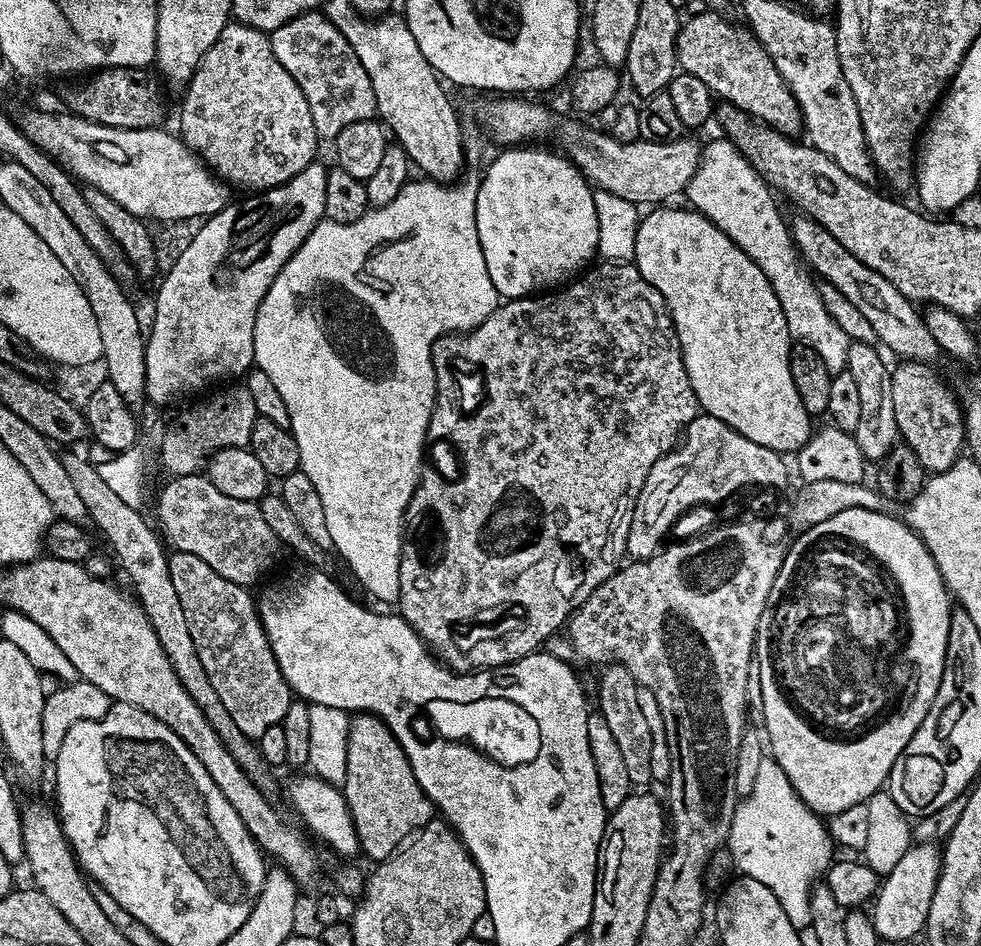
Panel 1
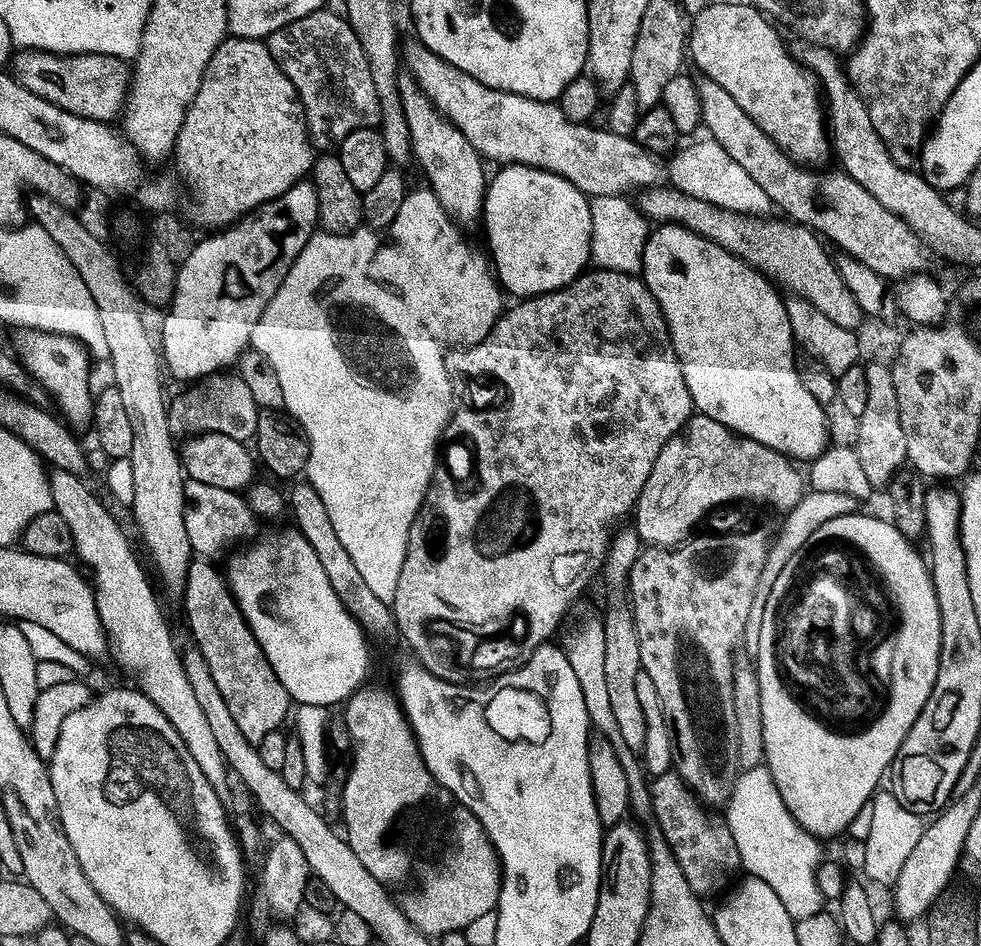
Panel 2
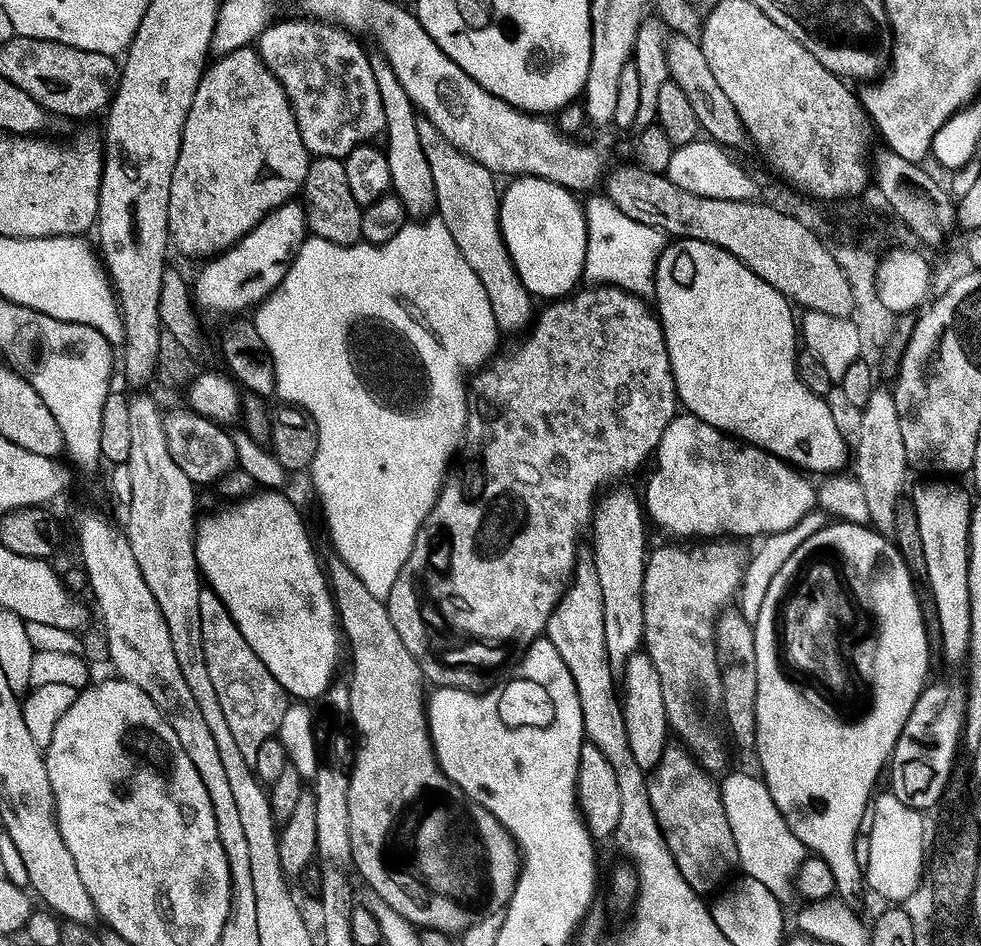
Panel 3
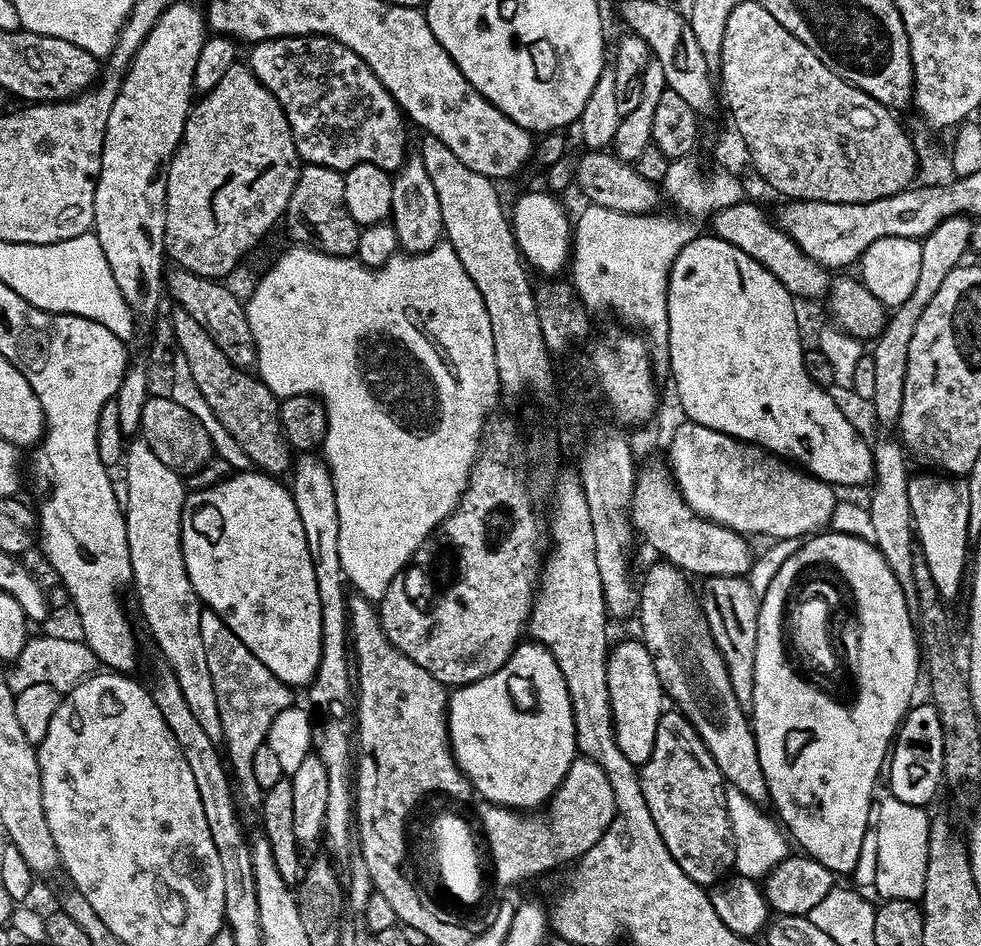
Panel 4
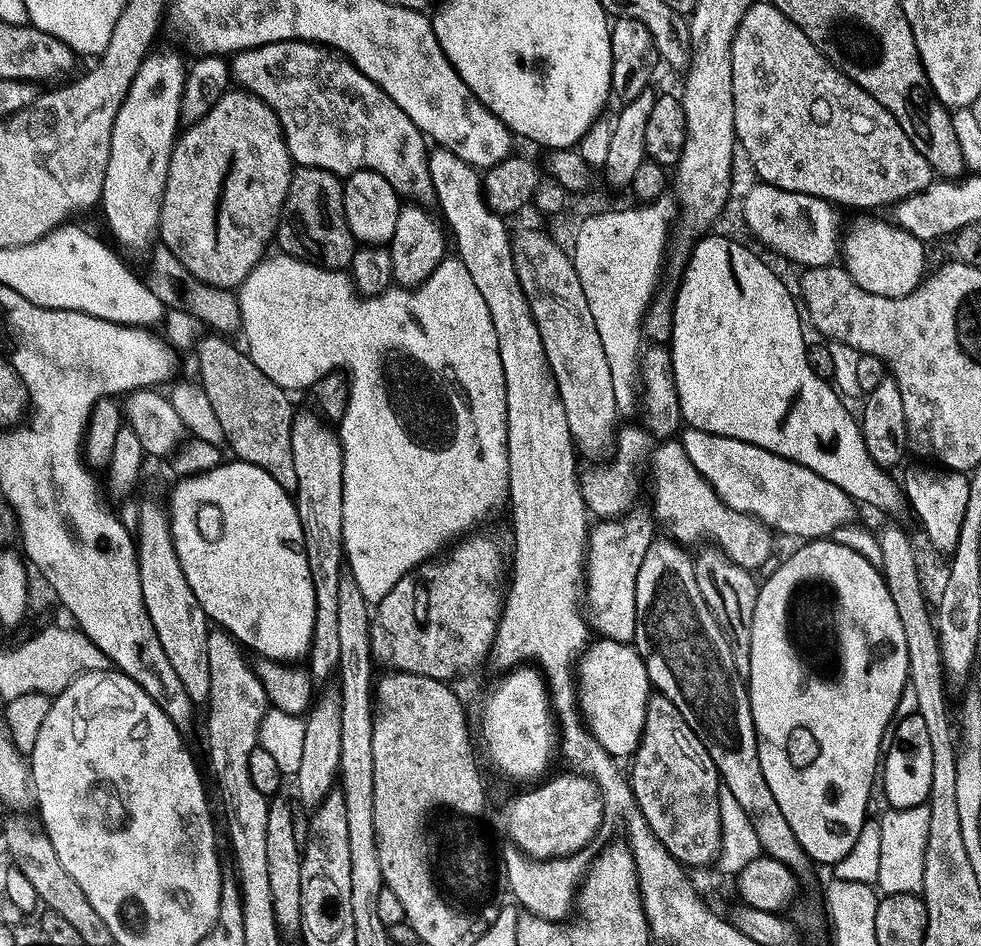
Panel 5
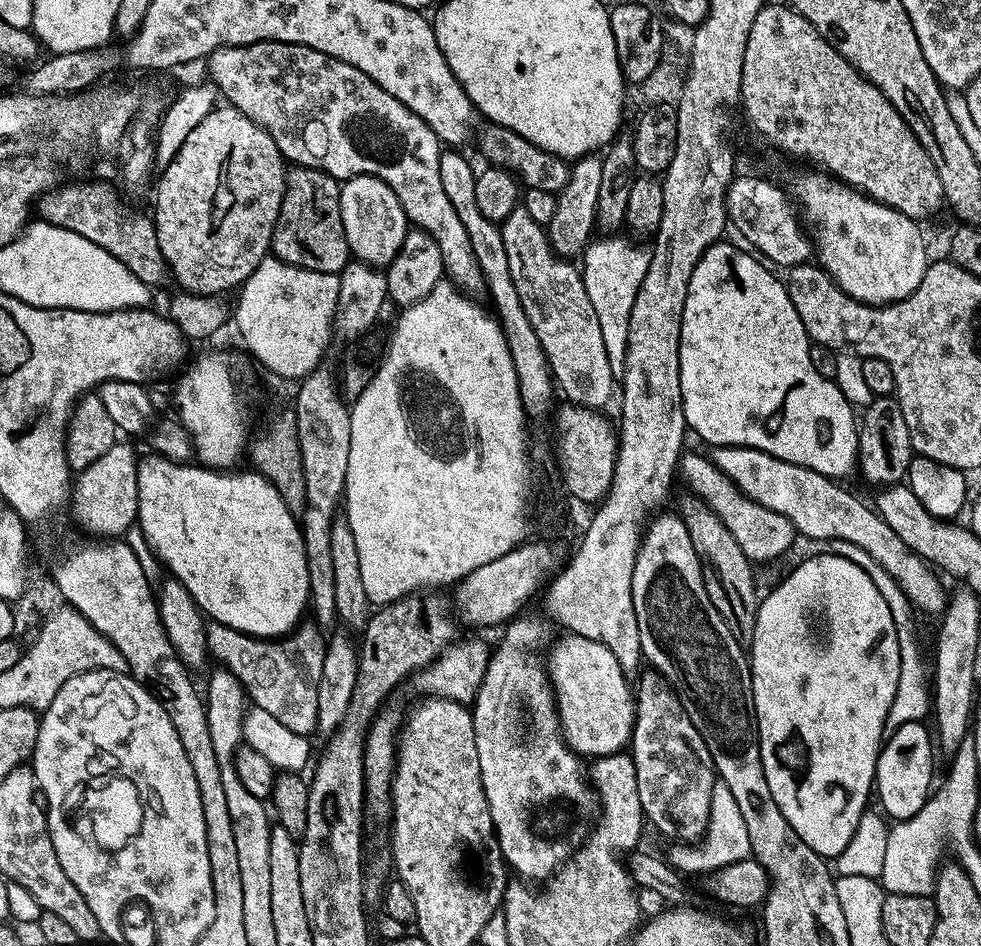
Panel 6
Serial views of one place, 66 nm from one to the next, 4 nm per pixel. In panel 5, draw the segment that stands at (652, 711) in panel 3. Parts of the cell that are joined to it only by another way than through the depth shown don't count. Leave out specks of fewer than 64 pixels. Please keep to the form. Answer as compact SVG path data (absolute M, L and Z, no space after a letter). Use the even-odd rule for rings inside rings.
M605 637L597 641L587 647L576 666L578 708L585 727L602 748L614 758L624 760L631 757L640 744L652 685L644 658L632 644Z

